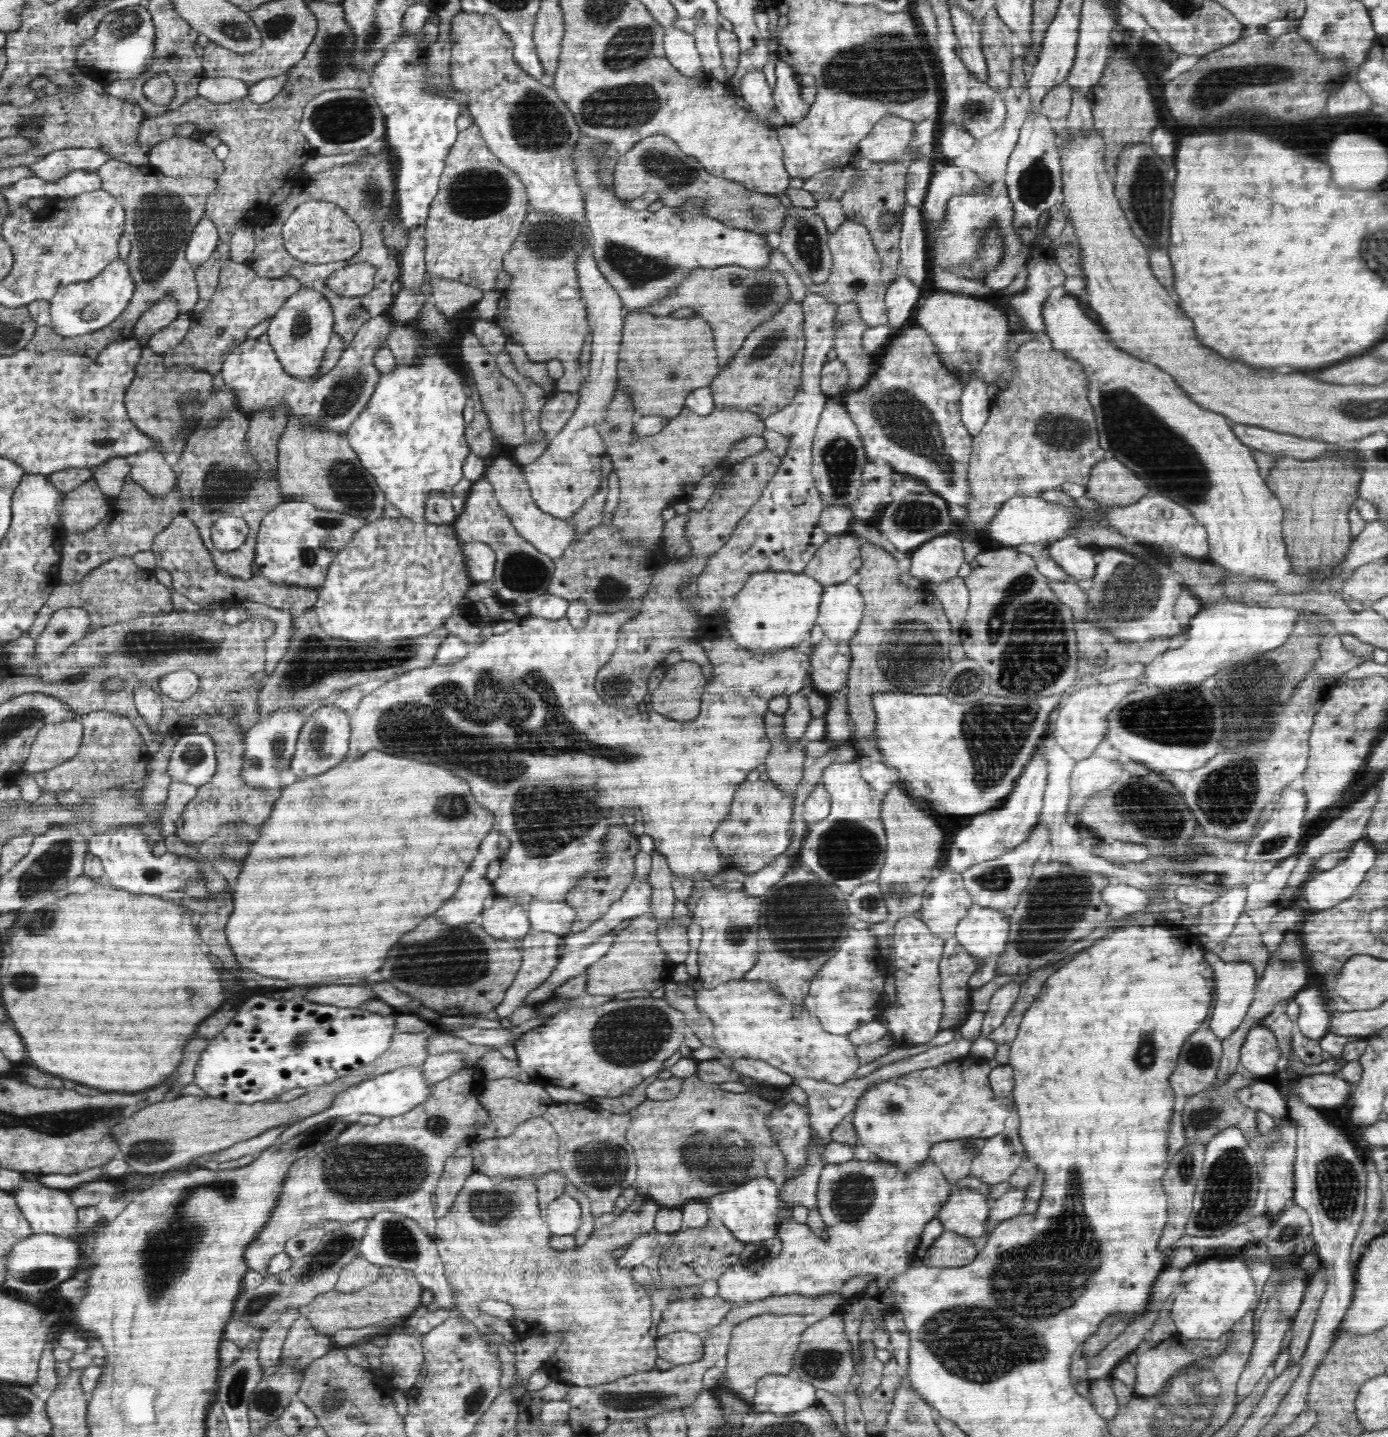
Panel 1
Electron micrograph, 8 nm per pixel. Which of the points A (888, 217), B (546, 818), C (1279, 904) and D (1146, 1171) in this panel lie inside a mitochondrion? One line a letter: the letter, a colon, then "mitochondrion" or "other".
A: mitochondrion
B: mitochondrion
C: other
D: other

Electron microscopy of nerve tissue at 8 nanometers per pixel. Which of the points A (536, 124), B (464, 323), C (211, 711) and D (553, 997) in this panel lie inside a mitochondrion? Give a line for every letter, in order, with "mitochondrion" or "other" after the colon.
A: mitochondrion
B: other
C: other
D: other

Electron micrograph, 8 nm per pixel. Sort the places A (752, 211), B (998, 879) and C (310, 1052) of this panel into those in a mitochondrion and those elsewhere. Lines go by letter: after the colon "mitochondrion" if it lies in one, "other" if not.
A: mitochondrion
B: mitochondrion
C: other

